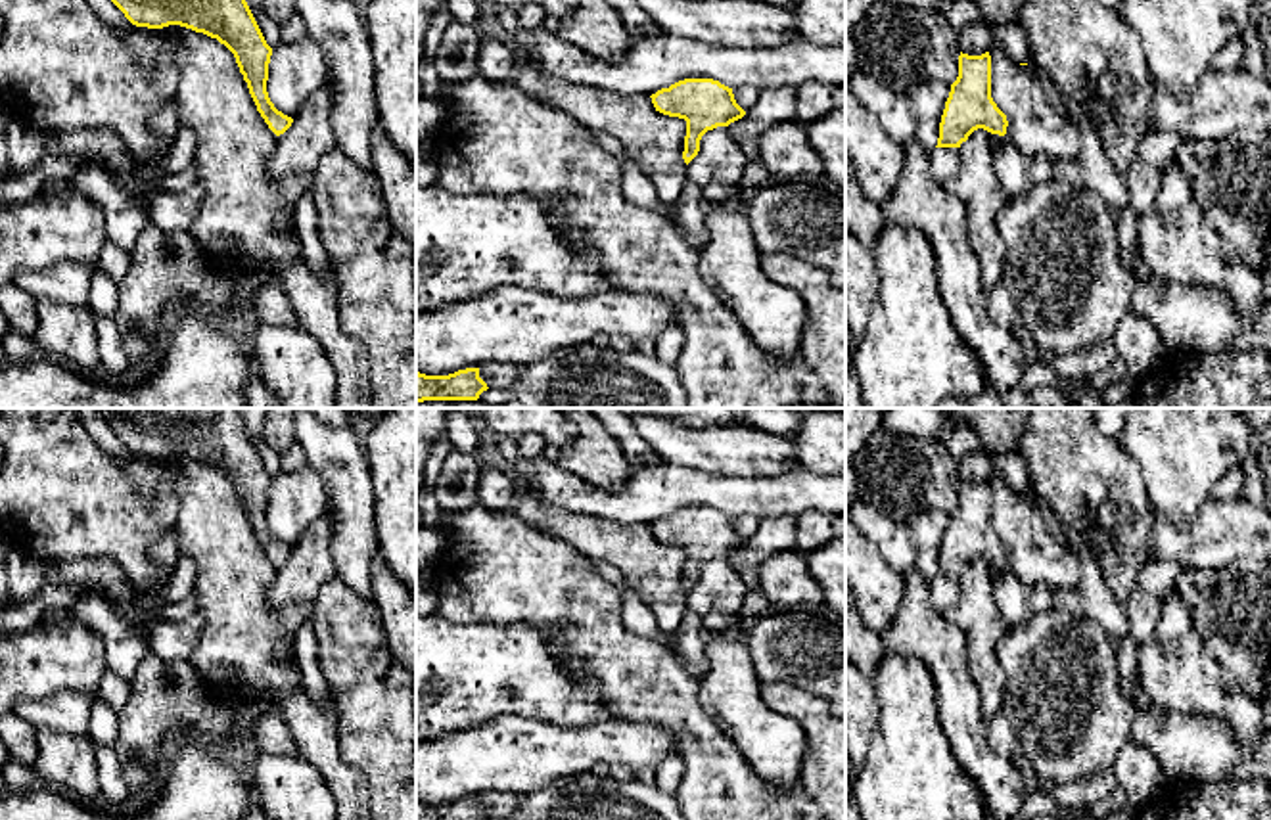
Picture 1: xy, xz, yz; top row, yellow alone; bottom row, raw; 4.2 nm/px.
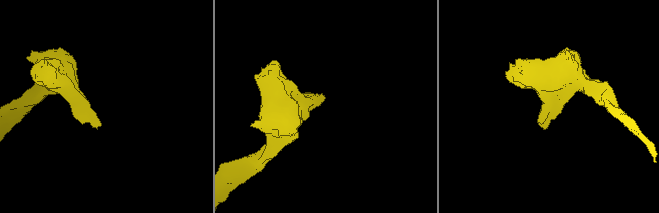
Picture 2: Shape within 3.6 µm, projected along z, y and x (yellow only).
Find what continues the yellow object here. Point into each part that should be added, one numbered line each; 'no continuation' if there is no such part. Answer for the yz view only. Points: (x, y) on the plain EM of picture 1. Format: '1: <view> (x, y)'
1: yz (944, 591)

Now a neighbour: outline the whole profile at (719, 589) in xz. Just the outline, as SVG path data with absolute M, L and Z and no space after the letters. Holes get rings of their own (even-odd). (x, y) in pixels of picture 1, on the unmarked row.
M728 556L707 559L700 569L698 584L688 592L682 623L661 644L681 657L690 674L702 678L707 669L704 617L738 613L746 594L748 588L732 569Z

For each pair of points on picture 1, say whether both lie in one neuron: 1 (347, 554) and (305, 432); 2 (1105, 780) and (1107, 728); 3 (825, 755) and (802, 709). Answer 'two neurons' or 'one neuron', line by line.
1: one neuron
2: two neurons
3: one neuron

